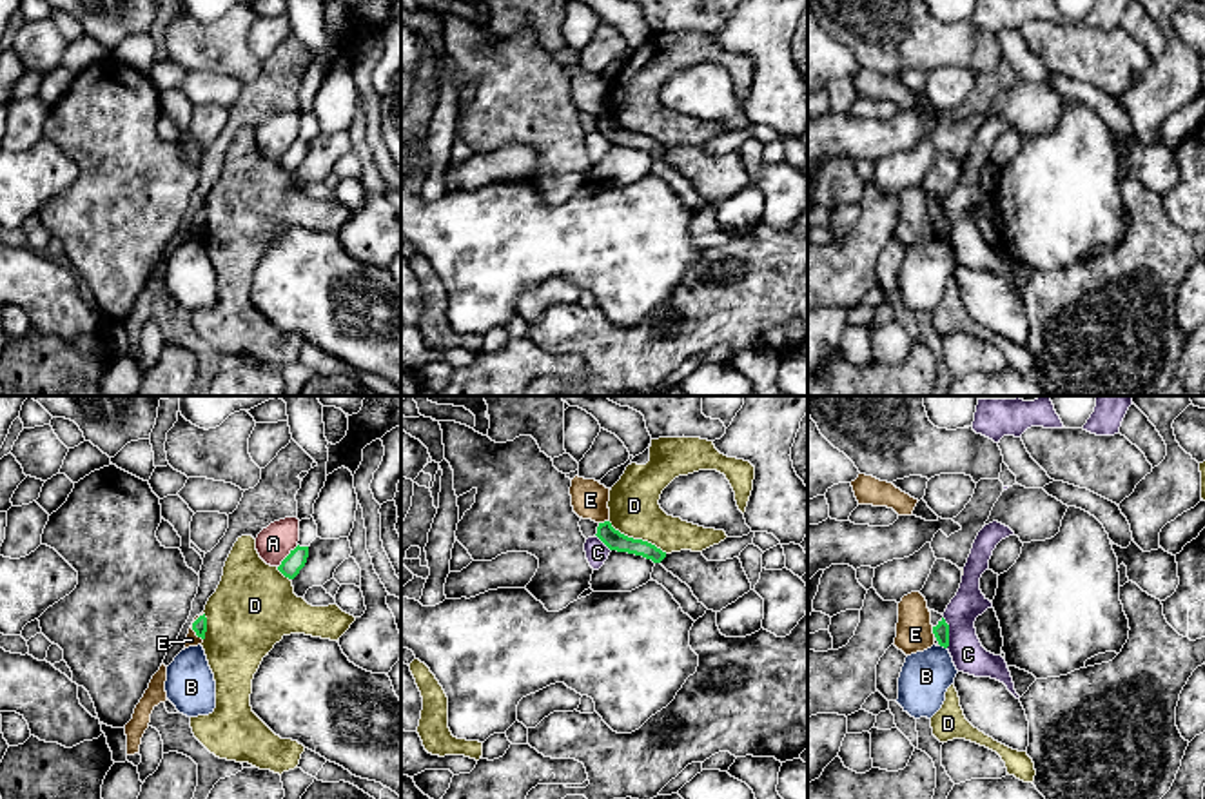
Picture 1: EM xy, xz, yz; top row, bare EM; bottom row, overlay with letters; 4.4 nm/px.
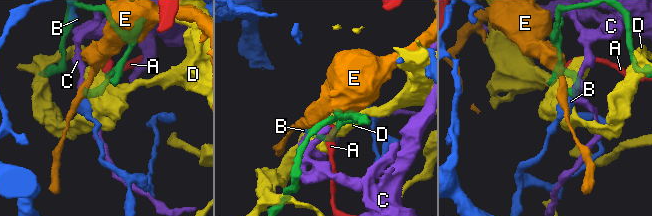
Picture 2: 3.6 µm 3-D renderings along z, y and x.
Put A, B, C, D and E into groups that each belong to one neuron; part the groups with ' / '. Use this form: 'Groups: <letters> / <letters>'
Groups: A / B / C / D / E

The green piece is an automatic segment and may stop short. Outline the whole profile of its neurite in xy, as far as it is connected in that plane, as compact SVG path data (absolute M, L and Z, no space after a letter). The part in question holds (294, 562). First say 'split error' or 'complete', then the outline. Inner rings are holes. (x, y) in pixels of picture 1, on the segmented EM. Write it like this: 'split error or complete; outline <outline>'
complete; outline M296 547L294 550L290 550L290 554L281 561L281 565L278 567L278 570L289 577L294 579L299 570L305 567L309 557L309 547Z

